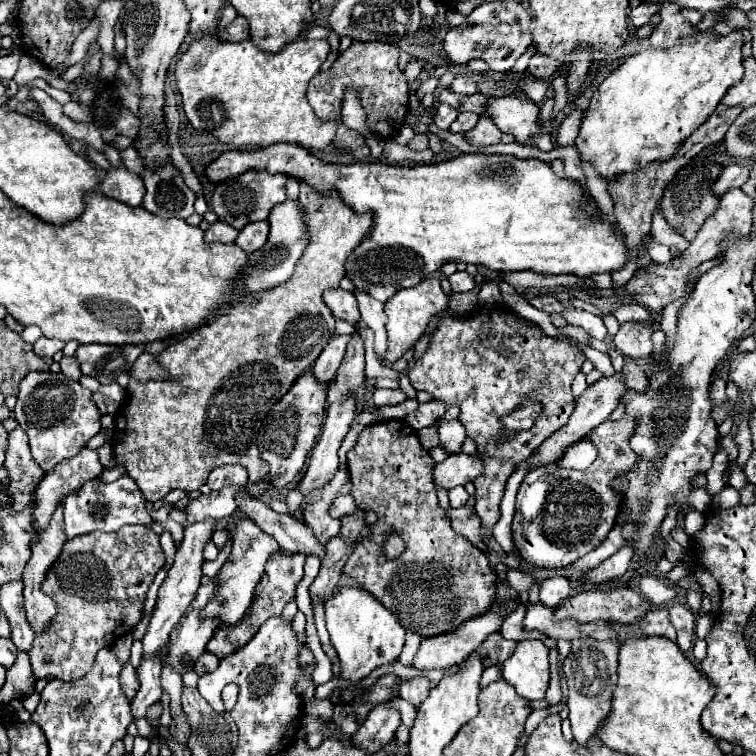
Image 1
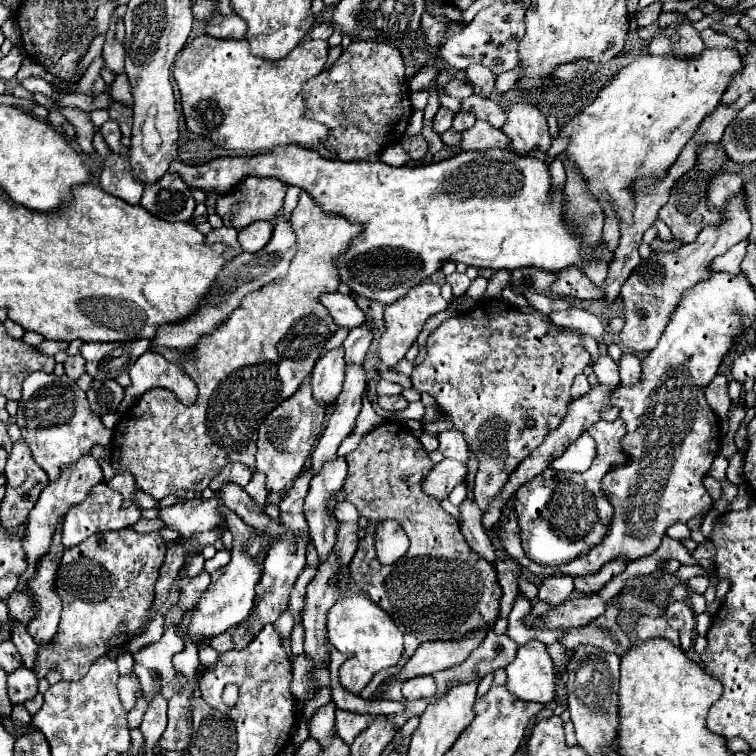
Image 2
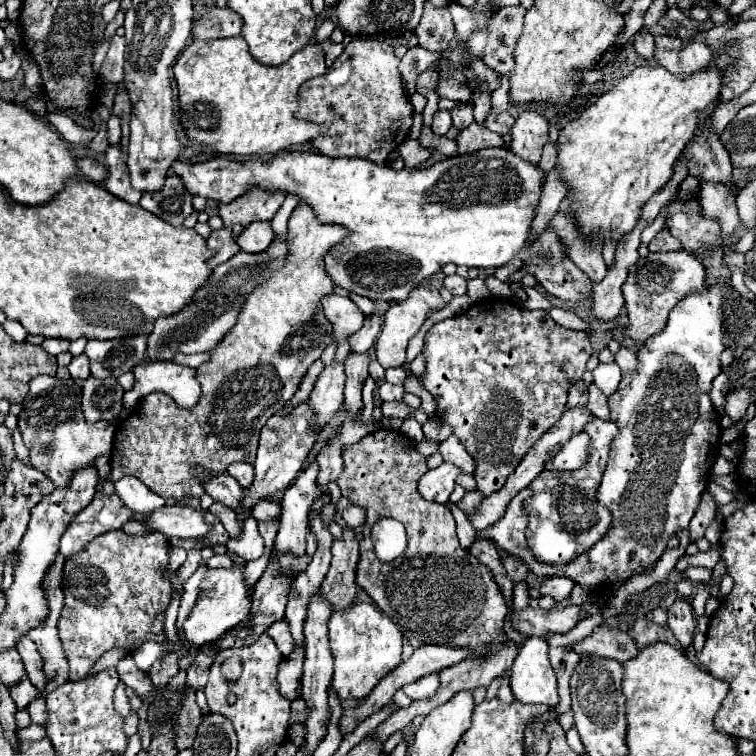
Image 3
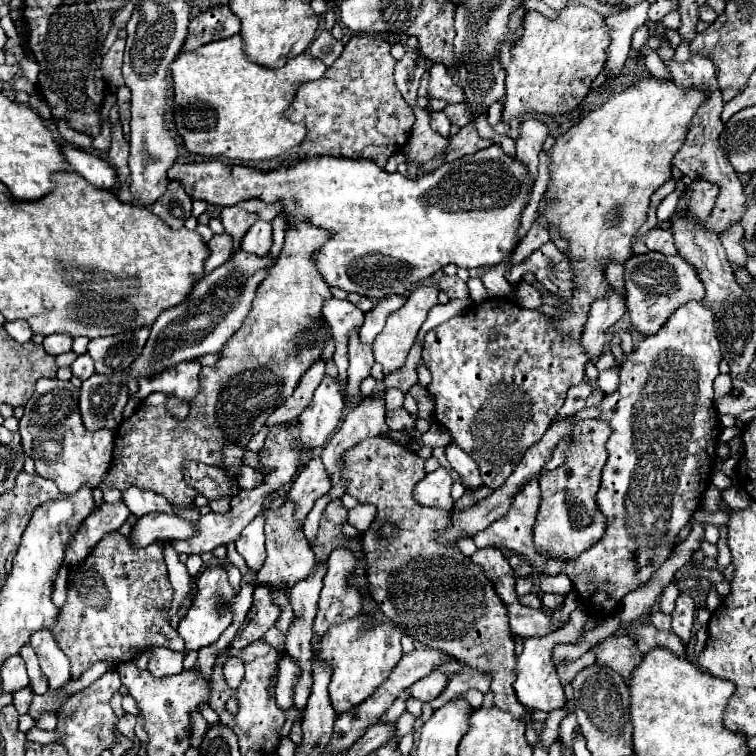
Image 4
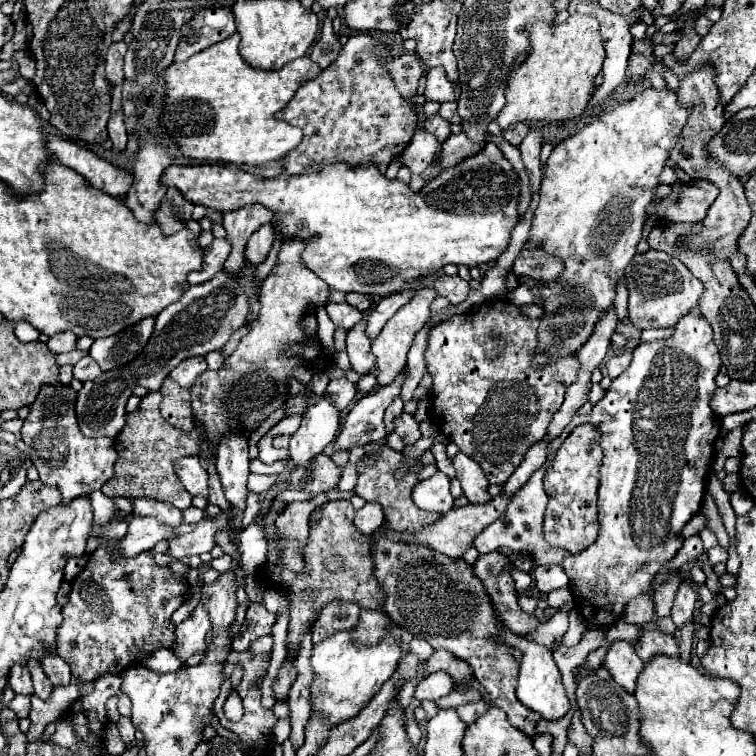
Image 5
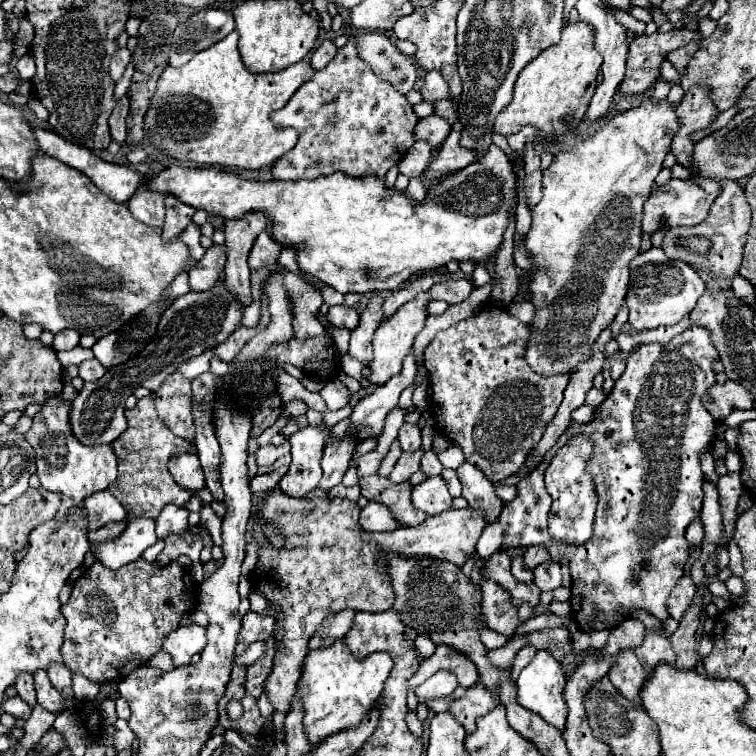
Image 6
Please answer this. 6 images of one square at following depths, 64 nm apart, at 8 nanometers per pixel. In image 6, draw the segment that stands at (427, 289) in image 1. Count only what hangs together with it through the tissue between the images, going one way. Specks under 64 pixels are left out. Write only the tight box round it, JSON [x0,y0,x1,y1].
[370,292,430,384]

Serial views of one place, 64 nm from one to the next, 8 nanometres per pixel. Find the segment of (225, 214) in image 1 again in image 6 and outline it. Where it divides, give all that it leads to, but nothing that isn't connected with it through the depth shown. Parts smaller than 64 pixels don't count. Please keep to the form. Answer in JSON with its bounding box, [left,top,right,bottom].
[224,212,268,306]

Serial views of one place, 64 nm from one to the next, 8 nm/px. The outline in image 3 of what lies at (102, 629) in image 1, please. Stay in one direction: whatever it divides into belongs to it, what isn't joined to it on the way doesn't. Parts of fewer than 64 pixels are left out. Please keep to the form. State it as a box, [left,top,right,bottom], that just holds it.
[60,530,172,680]

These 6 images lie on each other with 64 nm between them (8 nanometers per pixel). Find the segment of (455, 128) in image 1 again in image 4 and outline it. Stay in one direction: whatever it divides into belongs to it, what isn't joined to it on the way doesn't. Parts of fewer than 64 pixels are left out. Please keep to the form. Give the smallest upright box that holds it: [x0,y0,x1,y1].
[444,104,470,128]

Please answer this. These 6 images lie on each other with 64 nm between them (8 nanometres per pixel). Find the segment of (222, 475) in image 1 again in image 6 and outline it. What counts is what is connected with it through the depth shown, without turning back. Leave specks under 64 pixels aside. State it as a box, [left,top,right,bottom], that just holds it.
[250,468,288,494]

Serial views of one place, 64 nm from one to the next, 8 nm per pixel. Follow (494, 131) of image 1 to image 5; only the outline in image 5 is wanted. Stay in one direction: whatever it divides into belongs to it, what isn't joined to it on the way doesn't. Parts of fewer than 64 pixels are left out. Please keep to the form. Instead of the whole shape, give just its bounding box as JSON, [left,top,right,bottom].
[440,132,484,168]

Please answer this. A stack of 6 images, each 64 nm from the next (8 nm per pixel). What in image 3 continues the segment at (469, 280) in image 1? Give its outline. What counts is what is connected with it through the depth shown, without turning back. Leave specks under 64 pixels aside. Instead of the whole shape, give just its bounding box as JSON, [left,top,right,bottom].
[444,274,468,296]

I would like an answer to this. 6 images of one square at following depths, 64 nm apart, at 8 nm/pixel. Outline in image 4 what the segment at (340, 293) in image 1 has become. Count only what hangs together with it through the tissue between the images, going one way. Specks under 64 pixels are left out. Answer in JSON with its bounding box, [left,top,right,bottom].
[322,298,364,394]

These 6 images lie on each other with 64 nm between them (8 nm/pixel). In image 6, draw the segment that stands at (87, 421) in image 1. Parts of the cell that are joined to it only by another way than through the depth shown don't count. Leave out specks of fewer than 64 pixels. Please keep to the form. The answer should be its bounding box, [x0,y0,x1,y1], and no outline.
[26,392,116,520]

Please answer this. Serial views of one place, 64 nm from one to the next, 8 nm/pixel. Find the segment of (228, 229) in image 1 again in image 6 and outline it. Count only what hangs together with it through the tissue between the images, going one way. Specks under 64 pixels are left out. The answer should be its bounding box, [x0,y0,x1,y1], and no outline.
[188,244,226,290]

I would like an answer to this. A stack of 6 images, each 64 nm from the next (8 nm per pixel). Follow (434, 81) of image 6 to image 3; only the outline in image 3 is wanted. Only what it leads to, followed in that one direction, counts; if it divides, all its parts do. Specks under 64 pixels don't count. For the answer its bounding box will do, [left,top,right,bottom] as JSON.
[438,78,472,102]

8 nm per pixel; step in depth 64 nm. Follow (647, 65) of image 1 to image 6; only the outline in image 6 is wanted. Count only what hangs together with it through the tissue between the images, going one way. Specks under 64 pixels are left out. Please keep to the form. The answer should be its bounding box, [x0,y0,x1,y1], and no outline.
[524,98,680,376]

